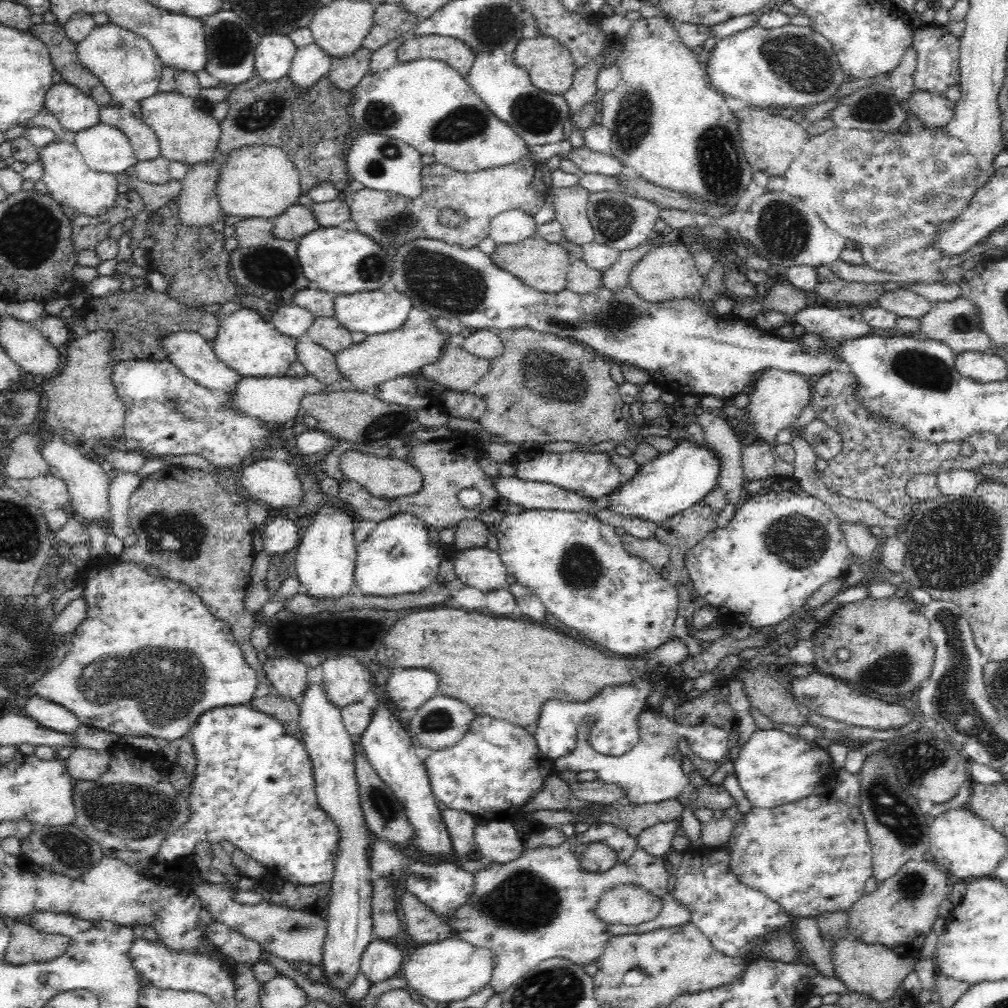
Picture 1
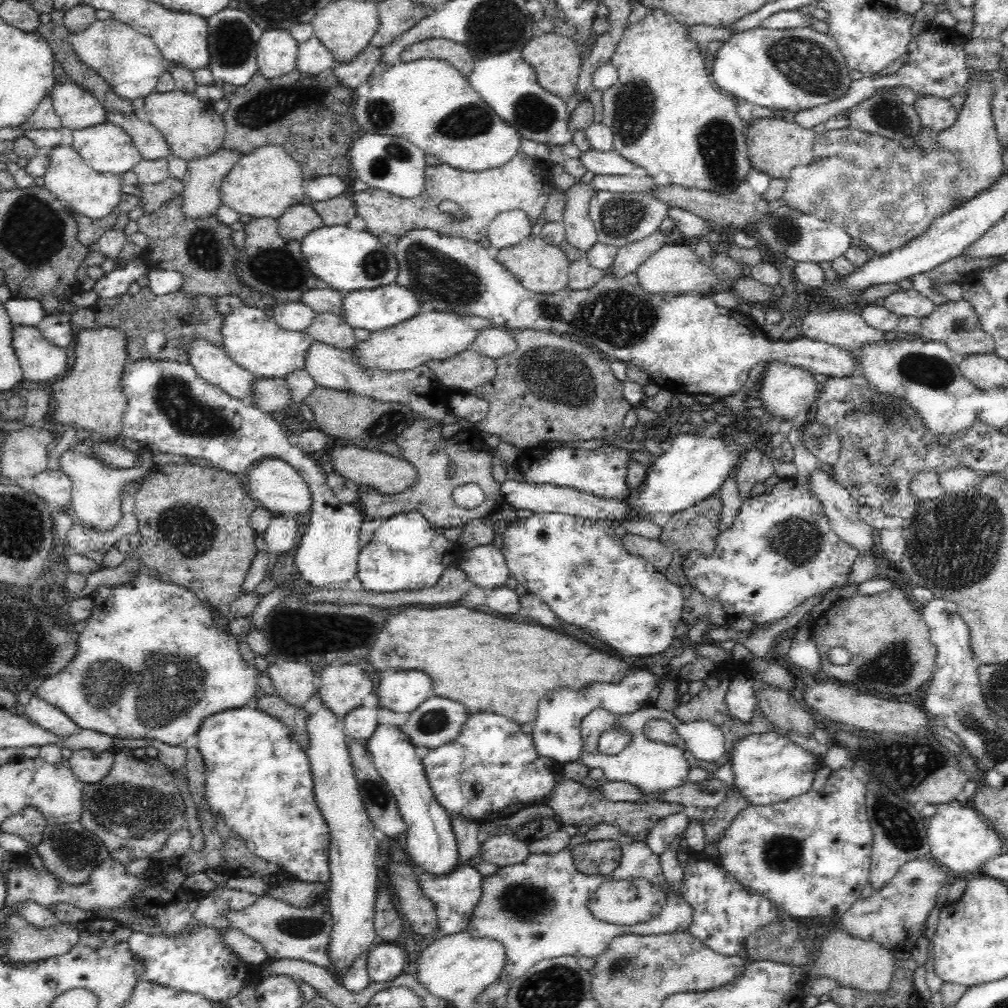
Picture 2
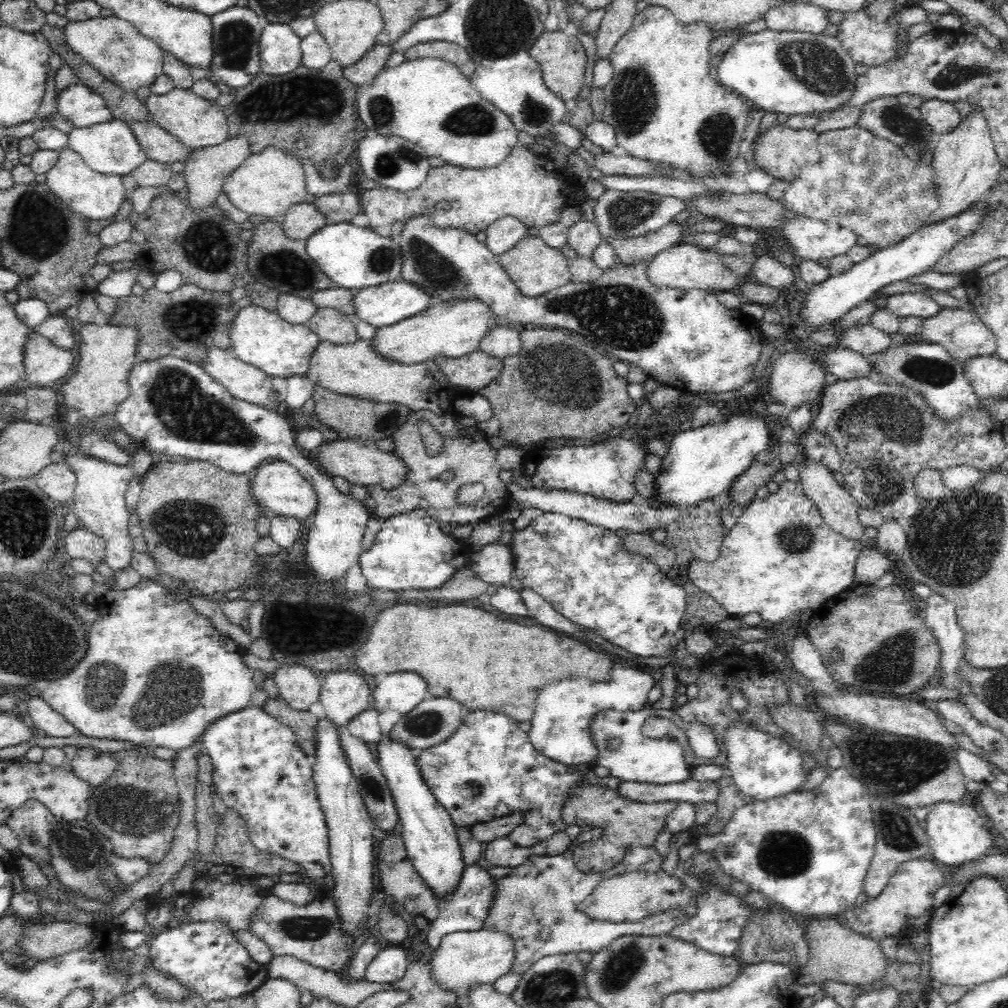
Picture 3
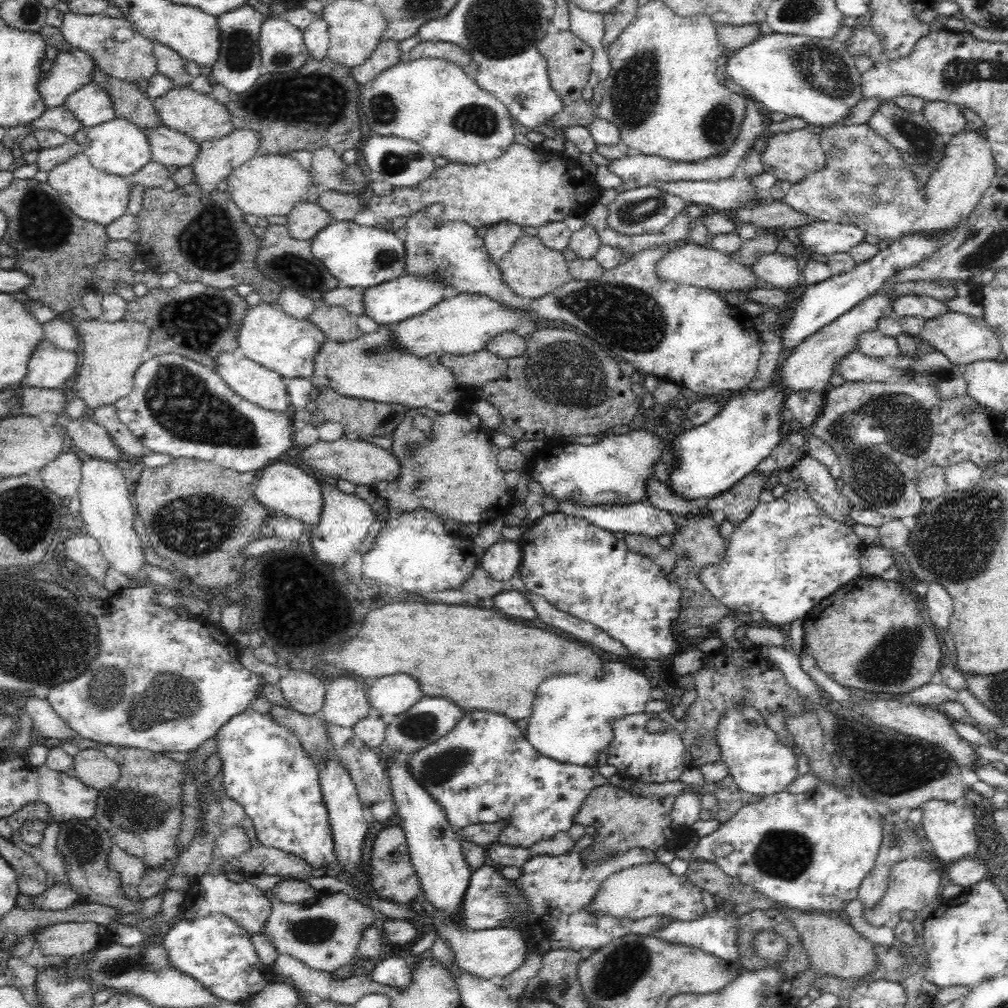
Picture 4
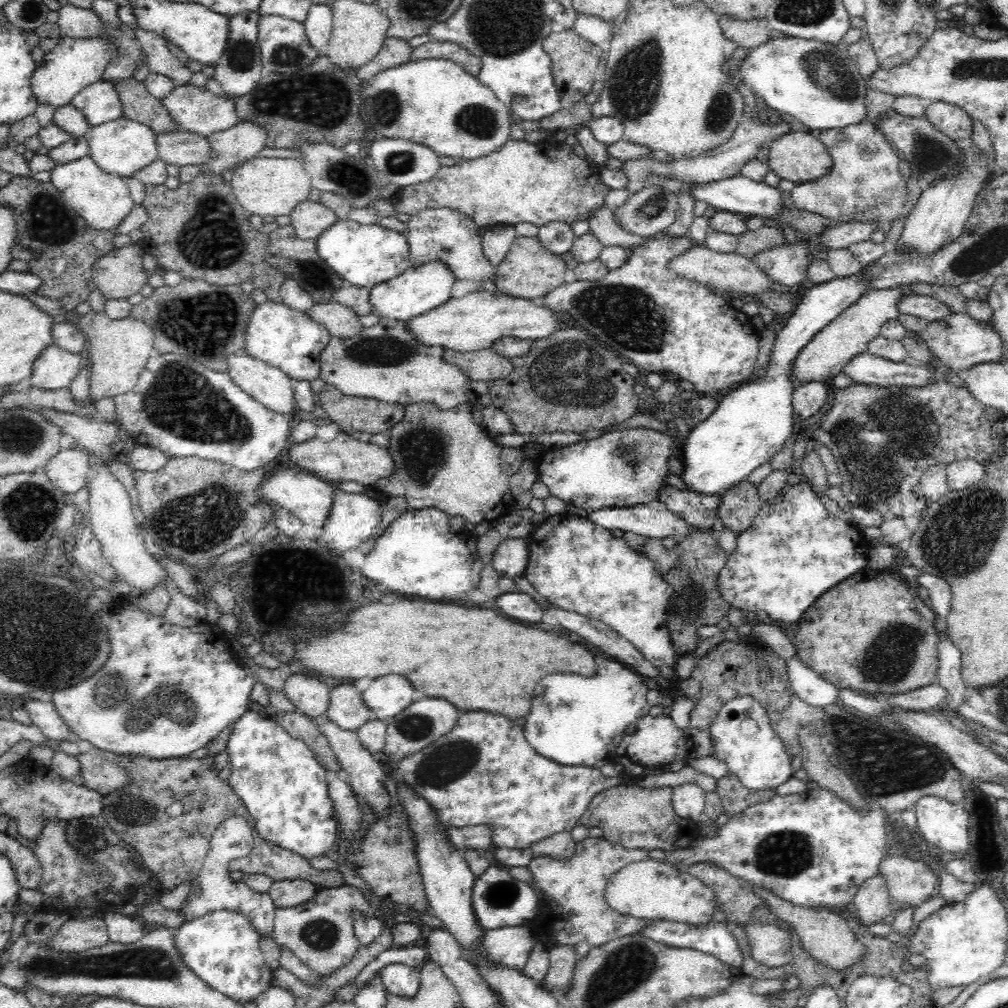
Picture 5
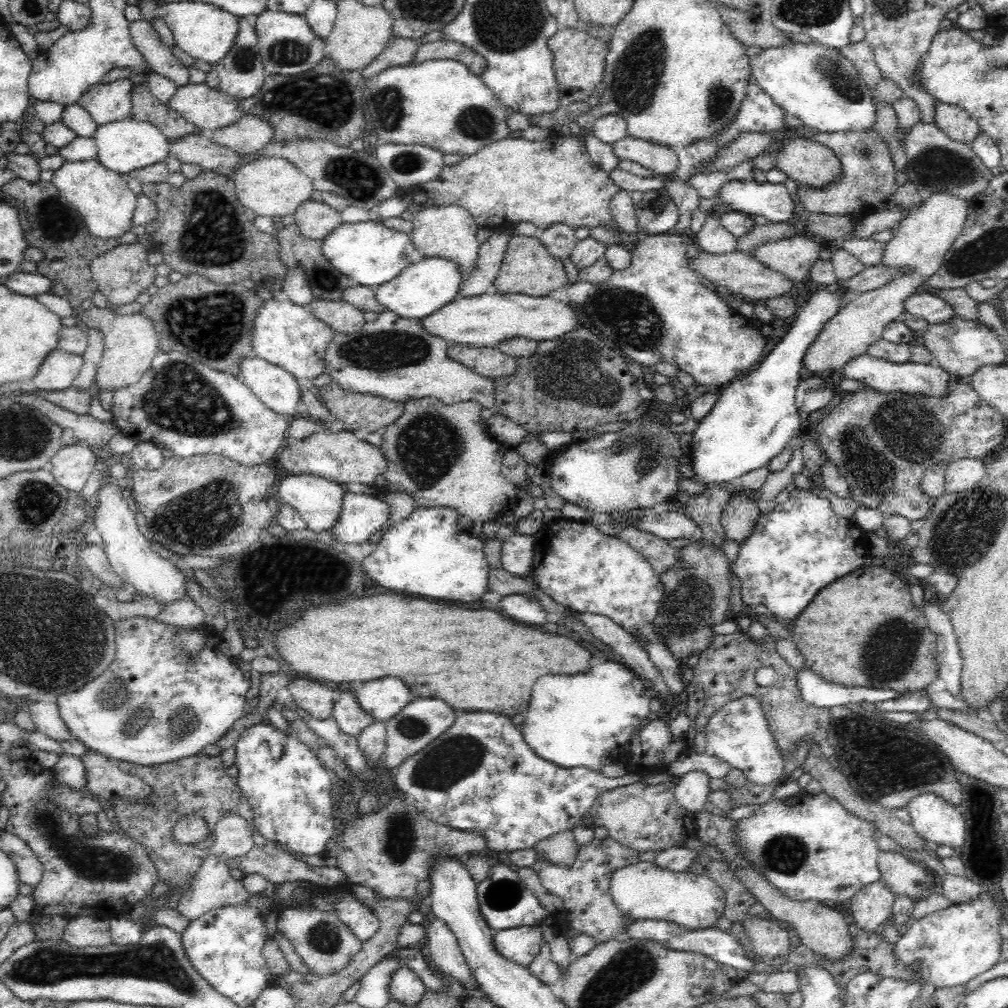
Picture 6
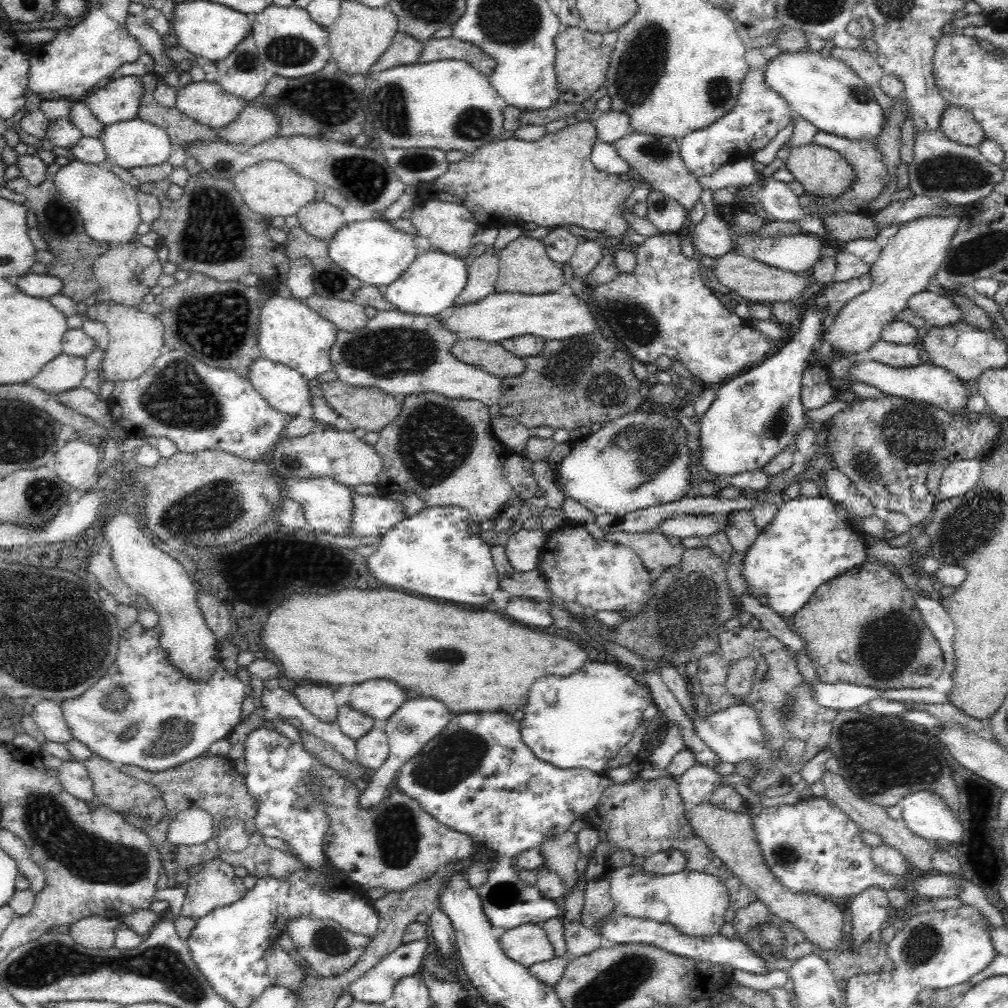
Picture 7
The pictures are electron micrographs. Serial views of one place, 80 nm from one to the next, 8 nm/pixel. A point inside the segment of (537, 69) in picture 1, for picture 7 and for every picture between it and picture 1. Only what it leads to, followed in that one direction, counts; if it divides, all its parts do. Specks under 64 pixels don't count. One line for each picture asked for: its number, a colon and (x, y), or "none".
2: (556, 60)
3: (562, 60)
4: (568, 59)
5: (574, 60)
6: (578, 58)
7: (581, 62)

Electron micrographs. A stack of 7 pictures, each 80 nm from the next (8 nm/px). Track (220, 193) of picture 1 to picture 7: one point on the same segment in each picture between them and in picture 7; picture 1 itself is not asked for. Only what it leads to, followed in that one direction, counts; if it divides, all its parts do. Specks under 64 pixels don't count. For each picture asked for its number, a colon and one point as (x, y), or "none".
2: (263, 184)
3: (268, 183)
4: (267, 185)
5: (273, 186)
6: (270, 186)
7: (270, 188)

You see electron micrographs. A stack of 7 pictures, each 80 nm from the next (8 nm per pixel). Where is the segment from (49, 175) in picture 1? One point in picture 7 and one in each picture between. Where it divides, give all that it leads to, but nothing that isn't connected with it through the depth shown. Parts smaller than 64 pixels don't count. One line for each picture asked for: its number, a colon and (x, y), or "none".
2: (83, 190)
3: (96, 196)
4: (96, 196)
5: (102, 199)
6: (102, 197)
7: (109, 208)

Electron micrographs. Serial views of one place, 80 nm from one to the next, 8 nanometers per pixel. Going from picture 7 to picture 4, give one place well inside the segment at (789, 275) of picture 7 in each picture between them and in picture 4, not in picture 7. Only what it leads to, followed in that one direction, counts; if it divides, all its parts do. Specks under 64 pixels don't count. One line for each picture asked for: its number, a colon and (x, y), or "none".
4: (686, 263)
5: (725, 273)
6: (740, 273)

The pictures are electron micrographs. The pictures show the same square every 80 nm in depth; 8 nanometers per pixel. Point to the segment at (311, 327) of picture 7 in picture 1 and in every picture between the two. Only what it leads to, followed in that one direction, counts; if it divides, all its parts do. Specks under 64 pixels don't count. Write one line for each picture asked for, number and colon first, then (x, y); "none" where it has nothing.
1: (249, 345)
2: (251, 338)
3: (259, 337)
4: (268, 336)
5: (284, 338)
6: (287, 335)

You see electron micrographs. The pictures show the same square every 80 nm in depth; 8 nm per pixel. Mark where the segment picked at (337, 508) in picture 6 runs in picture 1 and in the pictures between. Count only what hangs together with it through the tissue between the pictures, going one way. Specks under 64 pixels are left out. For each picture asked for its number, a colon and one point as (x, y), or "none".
1: (274, 480)
2: (274, 484)
3: (277, 487)
4: (286, 489)
5: (309, 498)

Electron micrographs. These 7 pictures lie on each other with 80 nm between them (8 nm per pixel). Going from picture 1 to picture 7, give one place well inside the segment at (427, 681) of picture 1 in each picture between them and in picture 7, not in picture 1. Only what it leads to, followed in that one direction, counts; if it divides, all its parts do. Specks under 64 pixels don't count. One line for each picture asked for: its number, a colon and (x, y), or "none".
2: (403, 692)
3: (401, 693)
4: (395, 694)
5: (388, 695)
6: (383, 698)
7: (379, 699)

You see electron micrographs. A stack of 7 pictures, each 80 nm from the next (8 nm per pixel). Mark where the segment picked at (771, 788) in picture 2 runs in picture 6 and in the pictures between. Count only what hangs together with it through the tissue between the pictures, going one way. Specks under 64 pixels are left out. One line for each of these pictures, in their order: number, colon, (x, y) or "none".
3: (763, 766)
4: (760, 765)
5: (743, 739)
6: (738, 734)

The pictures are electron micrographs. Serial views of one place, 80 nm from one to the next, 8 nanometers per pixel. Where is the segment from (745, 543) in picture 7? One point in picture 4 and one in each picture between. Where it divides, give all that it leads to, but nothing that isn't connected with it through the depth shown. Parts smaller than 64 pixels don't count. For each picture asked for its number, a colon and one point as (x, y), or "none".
4: (742, 498)
5: (739, 504)
6: (739, 517)

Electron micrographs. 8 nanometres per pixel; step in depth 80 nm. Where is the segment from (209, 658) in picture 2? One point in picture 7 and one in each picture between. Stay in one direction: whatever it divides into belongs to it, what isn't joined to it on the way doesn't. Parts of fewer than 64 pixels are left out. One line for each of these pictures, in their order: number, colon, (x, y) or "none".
3: (159, 674)
4: (165, 680)
5: (165, 691)
6: (154, 704)
7: (143, 712)

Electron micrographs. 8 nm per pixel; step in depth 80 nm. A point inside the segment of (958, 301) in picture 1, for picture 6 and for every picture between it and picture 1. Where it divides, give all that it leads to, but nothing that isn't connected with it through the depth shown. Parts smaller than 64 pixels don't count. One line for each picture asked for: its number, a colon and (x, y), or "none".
2: (956, 324)
3: (959, 330)
4: (962, 338)
5: (958, 341)
6: (960, 346)

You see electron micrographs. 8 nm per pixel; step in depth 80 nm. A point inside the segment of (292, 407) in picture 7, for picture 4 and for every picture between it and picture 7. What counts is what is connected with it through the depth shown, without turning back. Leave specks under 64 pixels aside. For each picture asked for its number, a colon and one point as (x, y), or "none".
4: (250, 380)
5: (268, 385)
6: (277, 389)

